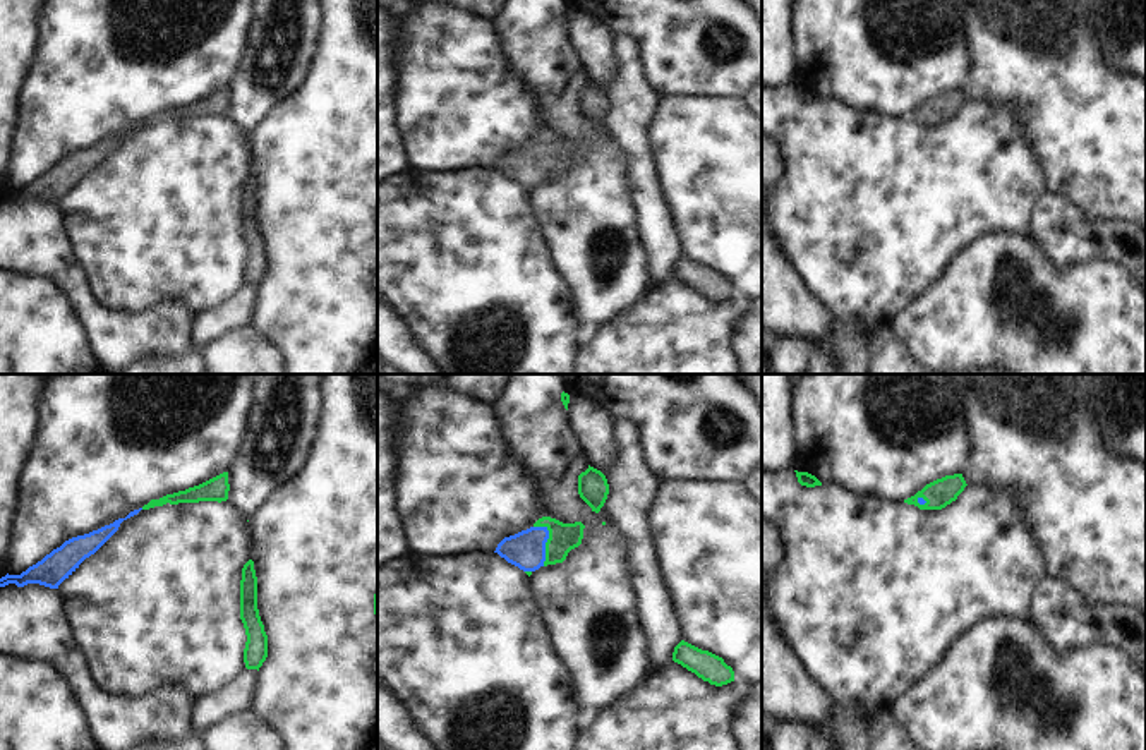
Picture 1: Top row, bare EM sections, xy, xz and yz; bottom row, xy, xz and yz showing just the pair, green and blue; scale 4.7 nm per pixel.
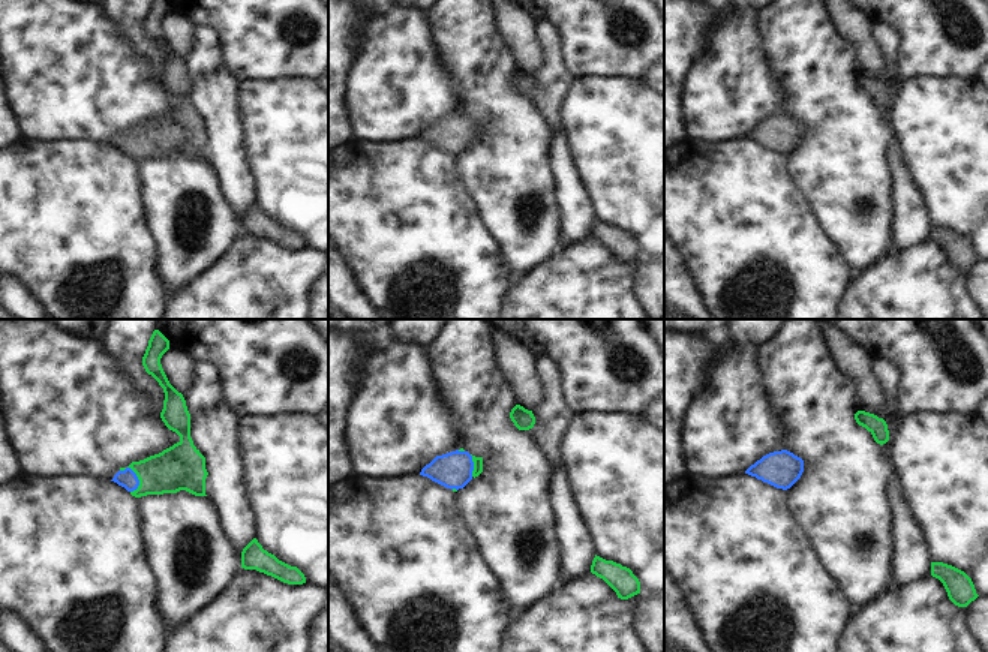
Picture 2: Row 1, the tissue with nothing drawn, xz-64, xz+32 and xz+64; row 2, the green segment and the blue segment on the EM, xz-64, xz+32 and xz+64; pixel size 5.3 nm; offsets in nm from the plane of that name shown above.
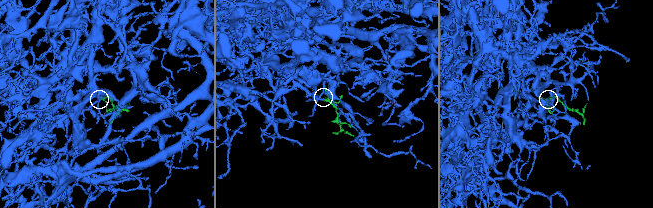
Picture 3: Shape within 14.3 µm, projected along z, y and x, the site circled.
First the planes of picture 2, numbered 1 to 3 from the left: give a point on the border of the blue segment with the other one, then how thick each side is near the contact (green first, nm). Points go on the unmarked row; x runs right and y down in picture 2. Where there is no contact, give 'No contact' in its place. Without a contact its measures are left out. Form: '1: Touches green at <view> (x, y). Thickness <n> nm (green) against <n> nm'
1: Touches green at xz-64 (137, 140). Thickness 240 nm (green) against 100 nm
2: Touches green at xz+32 (474, 129). Thickness 50 nm (green) against 190 nm
3: No contact

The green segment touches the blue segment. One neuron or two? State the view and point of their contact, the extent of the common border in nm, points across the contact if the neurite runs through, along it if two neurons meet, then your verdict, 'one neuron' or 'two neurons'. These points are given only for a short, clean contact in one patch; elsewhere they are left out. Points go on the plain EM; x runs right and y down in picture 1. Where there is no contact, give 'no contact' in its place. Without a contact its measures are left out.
meets green in xz at (548, 157); contact 200 nm long; runs through xz (563, 153), (548, 157), (525, 165); one neuron

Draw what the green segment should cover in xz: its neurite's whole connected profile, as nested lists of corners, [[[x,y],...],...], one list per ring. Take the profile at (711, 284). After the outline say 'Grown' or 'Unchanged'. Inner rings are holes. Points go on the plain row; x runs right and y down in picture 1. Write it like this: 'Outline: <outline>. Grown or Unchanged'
Outline: [[[685,256],[674,263],[673,276],[710,300],[722,302],[734,297],[734,287],[722,273],[709,266],[702,266]]]. Unchanged

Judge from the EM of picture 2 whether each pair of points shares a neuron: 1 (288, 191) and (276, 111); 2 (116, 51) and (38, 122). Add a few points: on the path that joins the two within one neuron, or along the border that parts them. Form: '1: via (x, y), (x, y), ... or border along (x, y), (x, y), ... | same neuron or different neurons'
1: via (288, 171), (288, 131) | same neuron
2: via (96, 71), (86, 81), (78, 81), (57, 102) | same neuron

